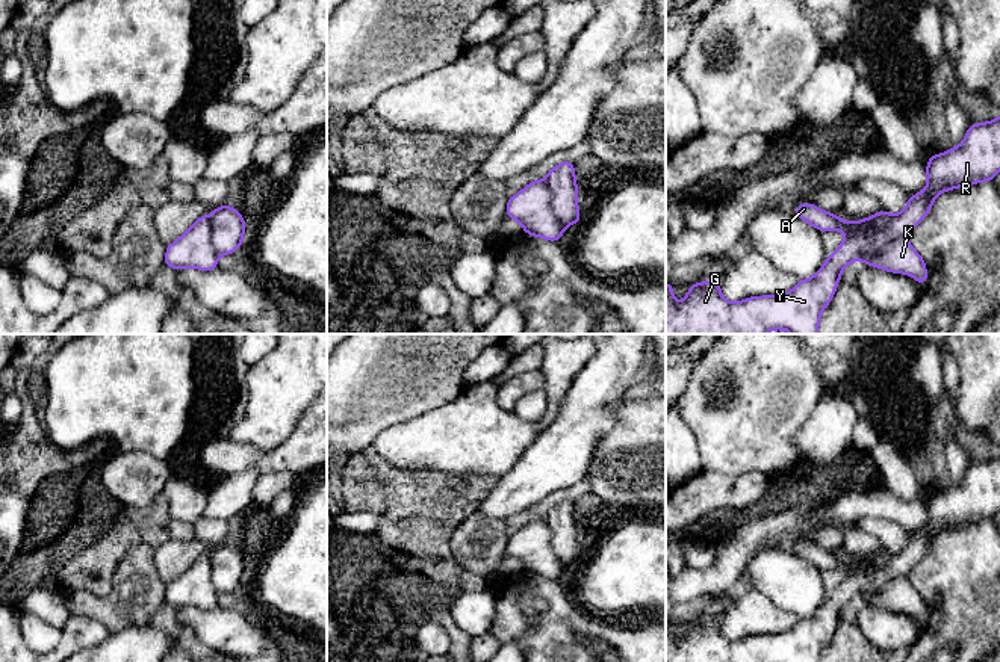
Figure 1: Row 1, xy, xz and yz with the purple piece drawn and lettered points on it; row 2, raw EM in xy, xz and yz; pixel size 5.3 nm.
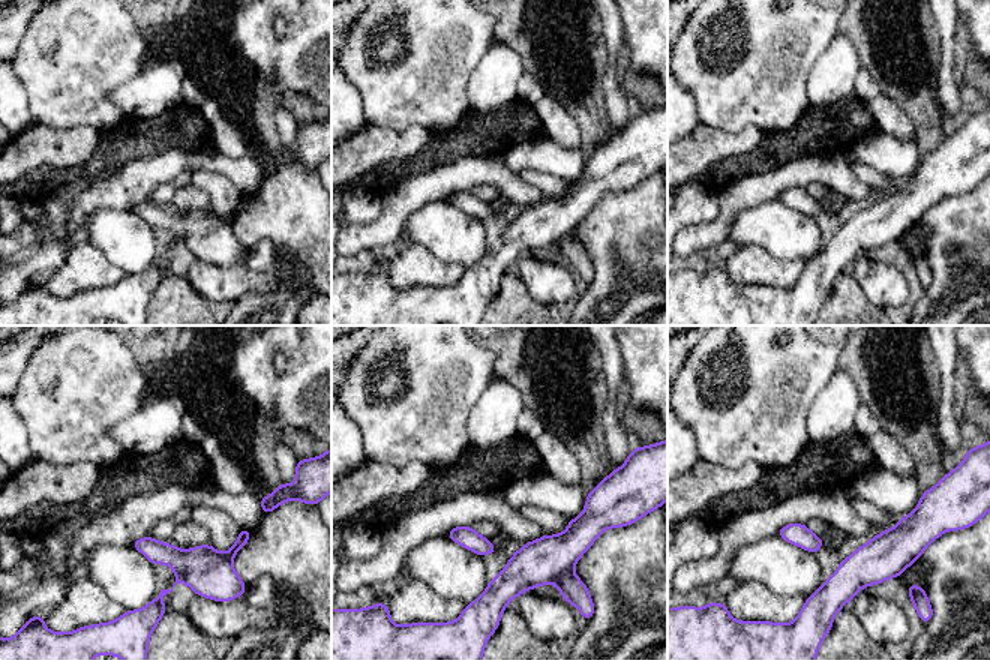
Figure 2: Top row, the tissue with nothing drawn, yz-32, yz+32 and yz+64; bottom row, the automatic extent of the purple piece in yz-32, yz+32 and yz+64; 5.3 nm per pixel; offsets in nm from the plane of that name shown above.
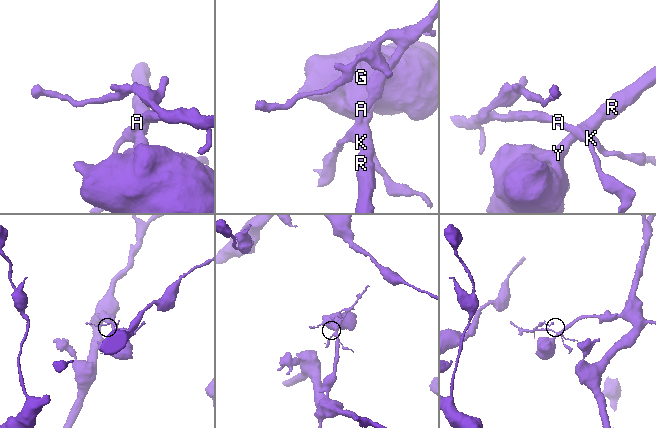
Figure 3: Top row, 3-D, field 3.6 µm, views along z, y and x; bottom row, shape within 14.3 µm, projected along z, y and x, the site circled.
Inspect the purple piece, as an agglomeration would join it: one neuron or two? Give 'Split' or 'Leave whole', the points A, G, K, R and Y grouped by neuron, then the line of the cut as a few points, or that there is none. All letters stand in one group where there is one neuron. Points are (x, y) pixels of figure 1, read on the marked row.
Split. Groups: A K / G R Y. Split along xz (543, 180), (549, 191), (551, 210), (563, 228)

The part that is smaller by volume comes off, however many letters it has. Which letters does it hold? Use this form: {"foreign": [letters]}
{"foreign": ["A", "K"]}

